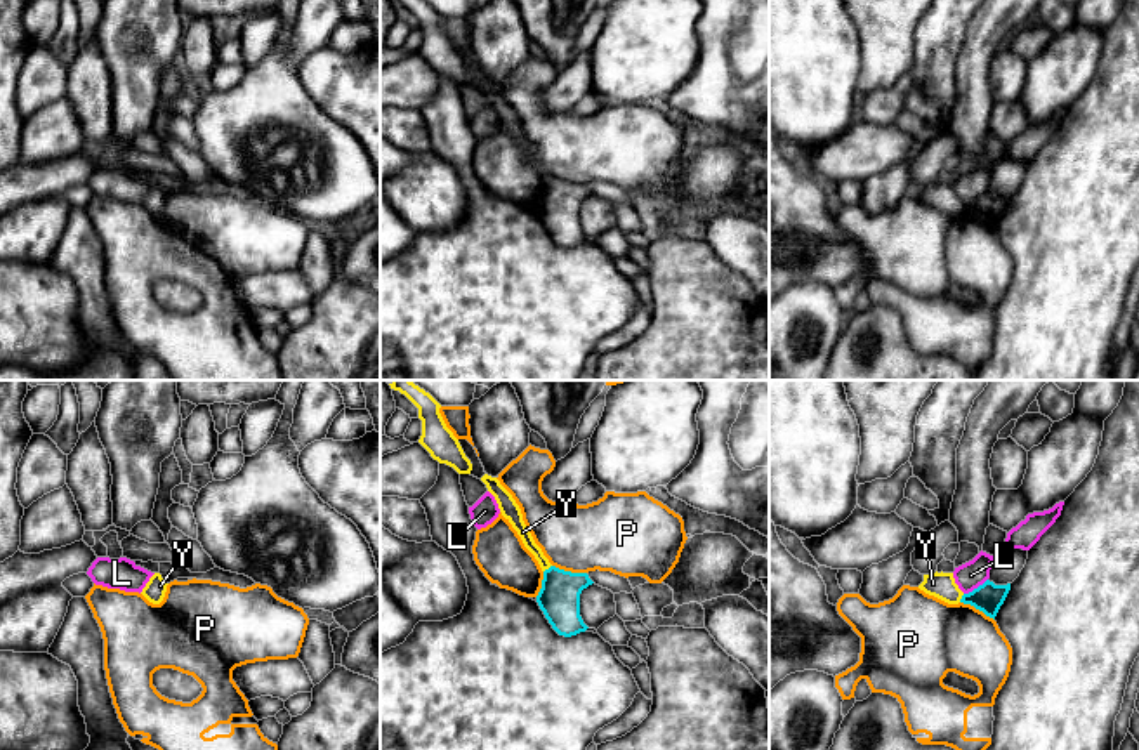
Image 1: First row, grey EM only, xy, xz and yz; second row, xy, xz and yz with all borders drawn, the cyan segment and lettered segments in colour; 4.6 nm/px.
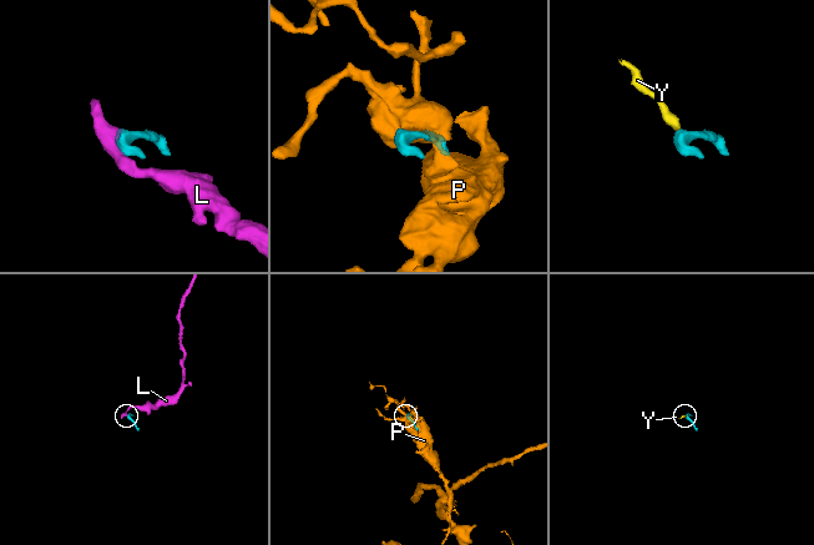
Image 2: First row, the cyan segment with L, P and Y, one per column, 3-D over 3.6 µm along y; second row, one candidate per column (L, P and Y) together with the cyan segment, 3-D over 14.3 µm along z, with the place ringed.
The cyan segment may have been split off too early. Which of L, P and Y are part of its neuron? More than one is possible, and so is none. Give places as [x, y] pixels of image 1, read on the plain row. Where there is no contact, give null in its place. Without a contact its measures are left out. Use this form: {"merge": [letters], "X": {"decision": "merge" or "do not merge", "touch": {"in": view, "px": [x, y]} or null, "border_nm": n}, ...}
{"merge": ["Y"], "L": {"decision": "do not merge", "touch": {"in": "yz", "px": [974, 200]}, "border_nm": 130}, "P": {"decision": "do not merge", "touch": {"in": "xz", "px": [570, 183]}, "border_nm": 170}, "Y": {"decision": "merge", "touch": {"in": "xz", "px": [549, 179]}, "border_nm": 50}}

